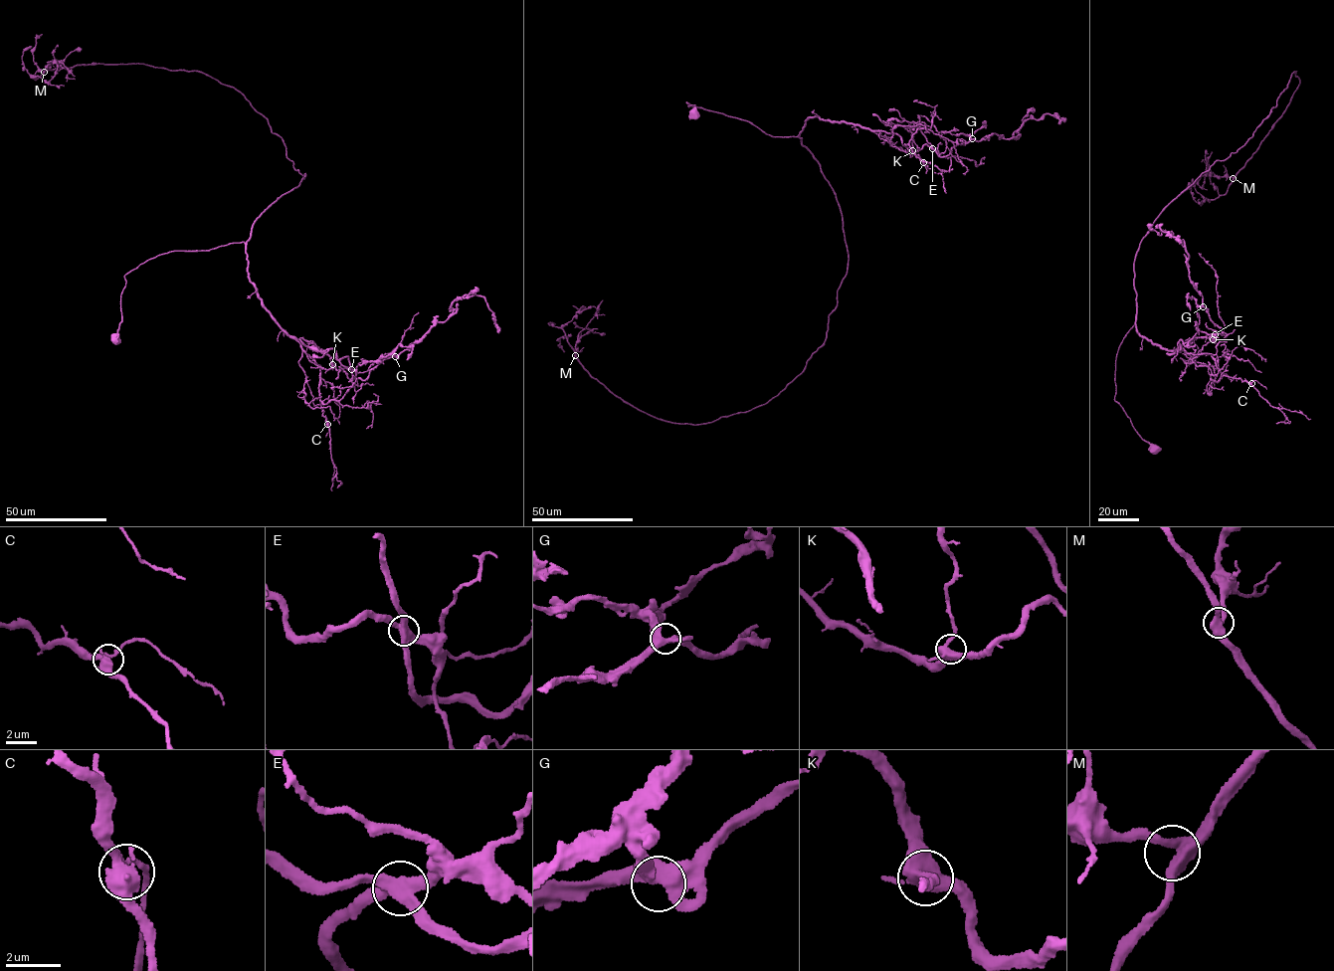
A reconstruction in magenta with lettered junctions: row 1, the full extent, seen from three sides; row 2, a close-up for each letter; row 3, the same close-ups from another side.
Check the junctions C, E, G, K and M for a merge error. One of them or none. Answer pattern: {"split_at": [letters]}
{"split_at": ["E"]}

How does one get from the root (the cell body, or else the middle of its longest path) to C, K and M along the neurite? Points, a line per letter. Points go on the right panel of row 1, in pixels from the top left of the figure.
C: (1155, 448), (1114, 399), (1136, 297), (1139, 335), (1210, 354), (1224, 375), (1251, 383)
K: (1155, 448), (1114, 399), (1136, 297), (1135, 330), (1146, 339), (1174, 350), (1213, 339)
M: (1155, 448), (1114, 399), (1137, 313), (1135, 254), (1165, 208), (1251, 137), (1296, 72), (1289, 102), (1233, 178)

